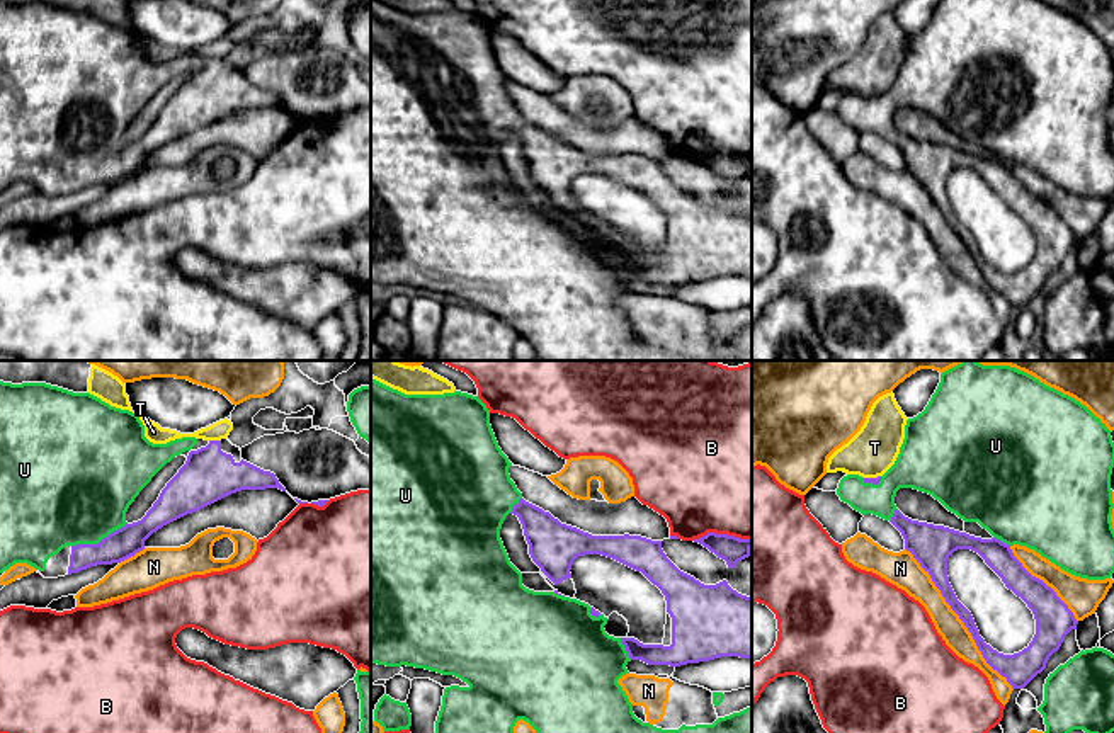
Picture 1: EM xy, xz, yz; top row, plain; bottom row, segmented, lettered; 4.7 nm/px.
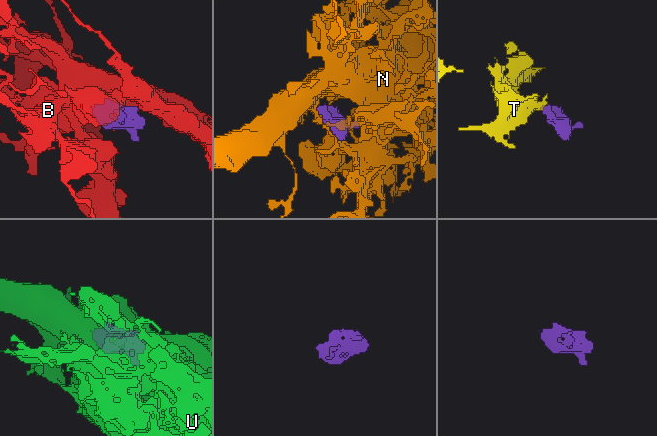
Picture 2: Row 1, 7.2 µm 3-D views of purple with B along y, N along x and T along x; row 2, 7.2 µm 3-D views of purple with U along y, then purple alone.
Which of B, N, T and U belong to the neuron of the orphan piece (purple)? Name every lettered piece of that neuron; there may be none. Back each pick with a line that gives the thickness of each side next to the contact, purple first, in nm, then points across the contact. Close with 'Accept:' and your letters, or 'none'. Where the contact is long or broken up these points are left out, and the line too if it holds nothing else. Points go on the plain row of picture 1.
U: 140 nm thick on the purple side, 480 nm on the other
Accept: U

